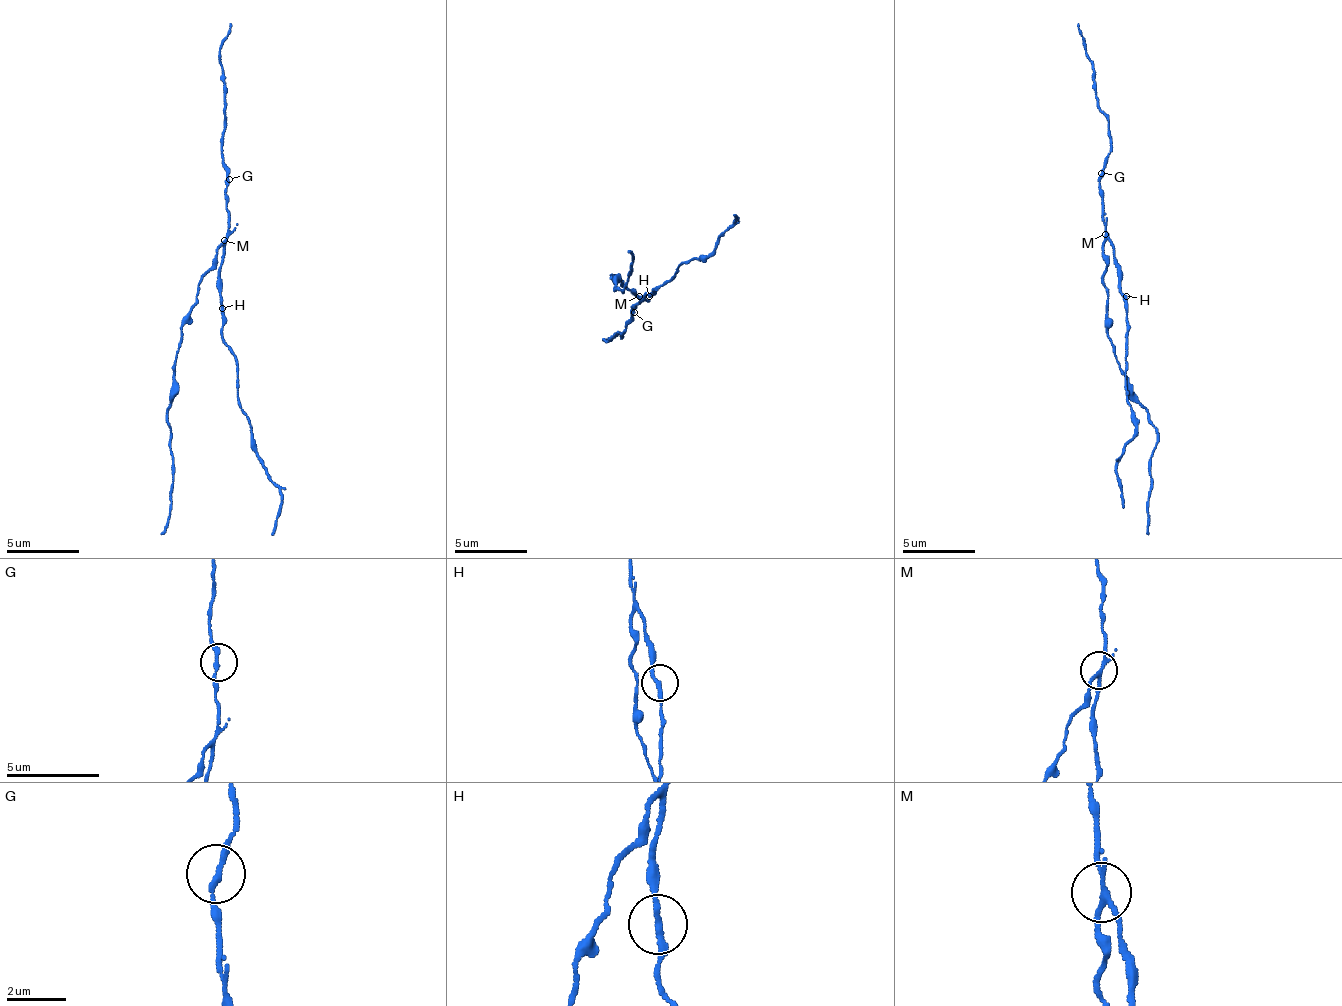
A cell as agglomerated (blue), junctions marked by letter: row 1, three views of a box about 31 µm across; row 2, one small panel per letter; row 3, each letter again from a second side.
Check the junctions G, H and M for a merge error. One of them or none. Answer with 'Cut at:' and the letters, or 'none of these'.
Cut at: M

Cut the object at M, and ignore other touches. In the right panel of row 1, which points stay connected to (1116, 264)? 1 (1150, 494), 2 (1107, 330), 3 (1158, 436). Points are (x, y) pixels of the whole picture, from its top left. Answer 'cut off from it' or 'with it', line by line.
1: cut off from it
2: cut off from it
3: cut off from it

